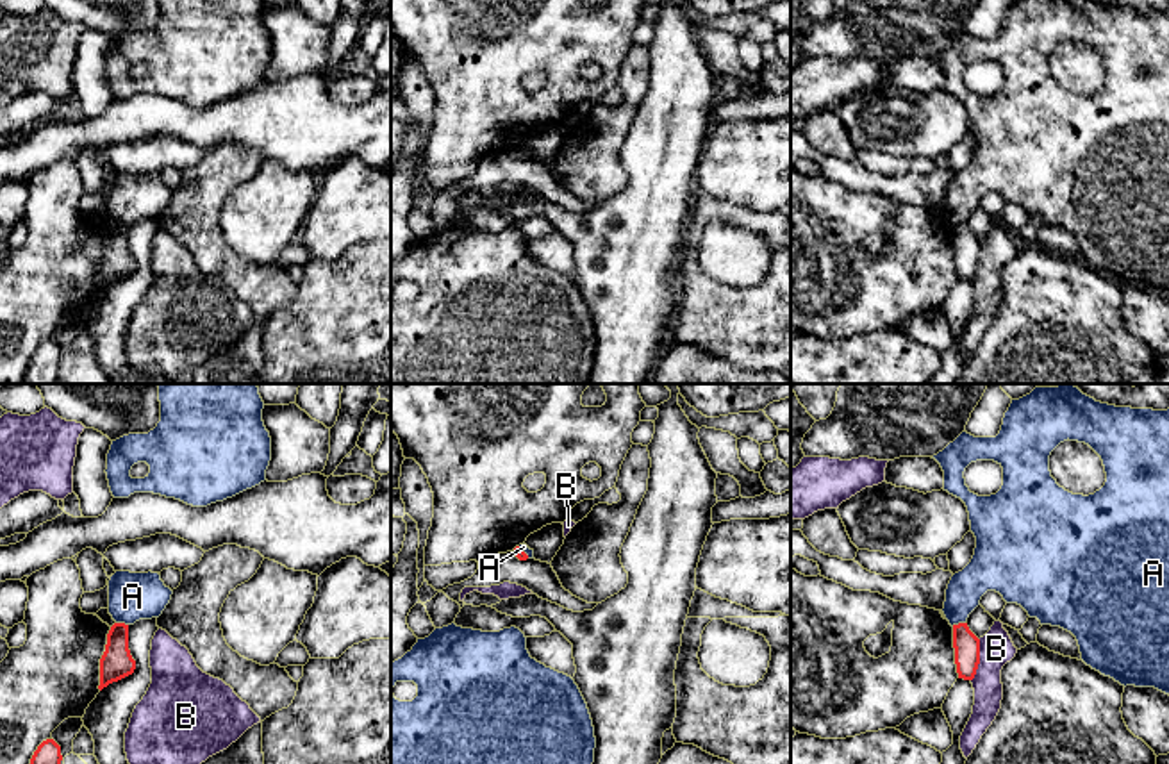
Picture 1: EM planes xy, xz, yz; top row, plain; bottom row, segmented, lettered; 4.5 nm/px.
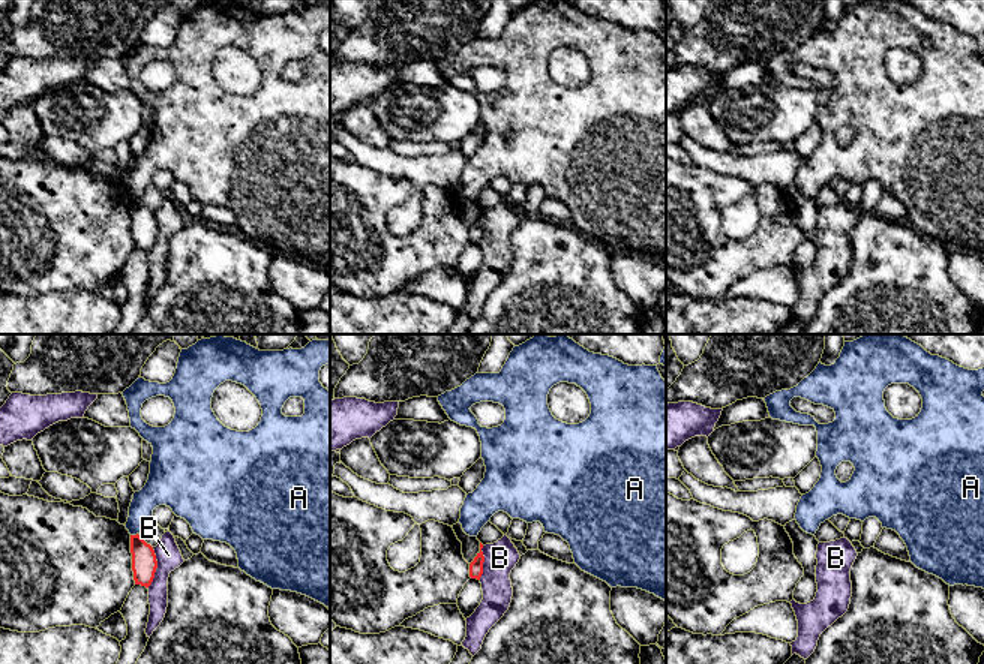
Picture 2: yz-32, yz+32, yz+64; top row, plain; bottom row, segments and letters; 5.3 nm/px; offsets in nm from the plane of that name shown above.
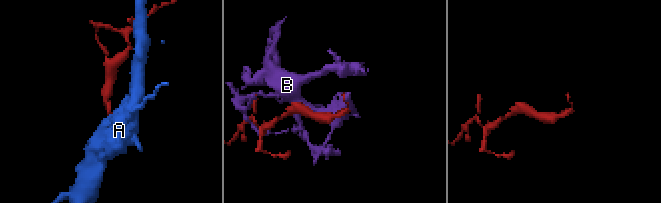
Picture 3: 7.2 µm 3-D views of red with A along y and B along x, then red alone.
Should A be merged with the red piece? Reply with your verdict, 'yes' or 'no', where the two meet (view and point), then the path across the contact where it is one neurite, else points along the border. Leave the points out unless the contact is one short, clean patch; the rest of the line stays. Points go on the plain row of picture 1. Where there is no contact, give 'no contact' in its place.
no; meets red in yz at (959, 224); border along yz (964, 222), (952, 225)

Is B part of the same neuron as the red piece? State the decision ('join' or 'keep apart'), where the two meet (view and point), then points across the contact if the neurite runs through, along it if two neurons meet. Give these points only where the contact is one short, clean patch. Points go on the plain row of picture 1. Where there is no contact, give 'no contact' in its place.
keep apart; contact yz (978, 261); border yz (980, 240), (980, 263), (971, 281)

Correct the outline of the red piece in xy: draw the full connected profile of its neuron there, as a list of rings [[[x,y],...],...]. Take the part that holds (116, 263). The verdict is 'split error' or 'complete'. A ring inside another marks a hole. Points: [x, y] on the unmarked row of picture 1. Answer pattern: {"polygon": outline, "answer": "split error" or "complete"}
{"polygon": [[[114,223],[107,234],[105,252],[100,259],[100,286],[102,291],[112,282],[118,282],[136,270],[136,261],[129,250],[129,225]]], "answer": "complete"}

